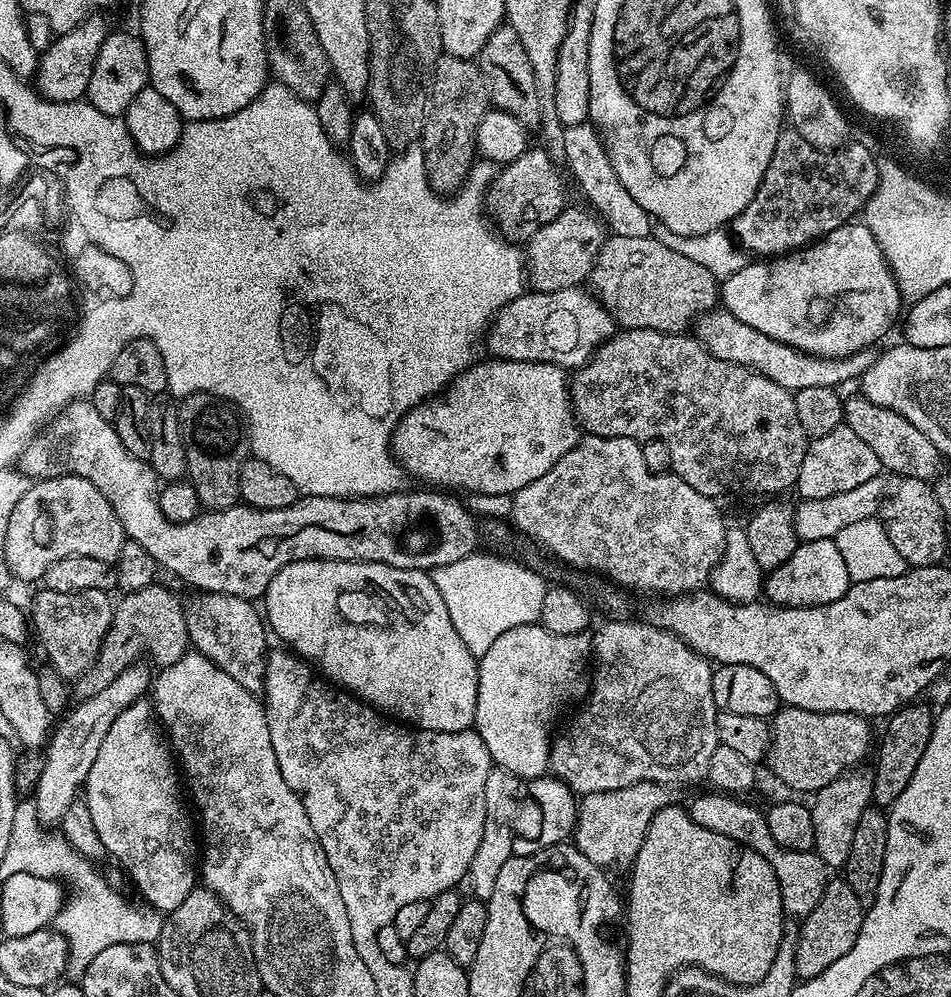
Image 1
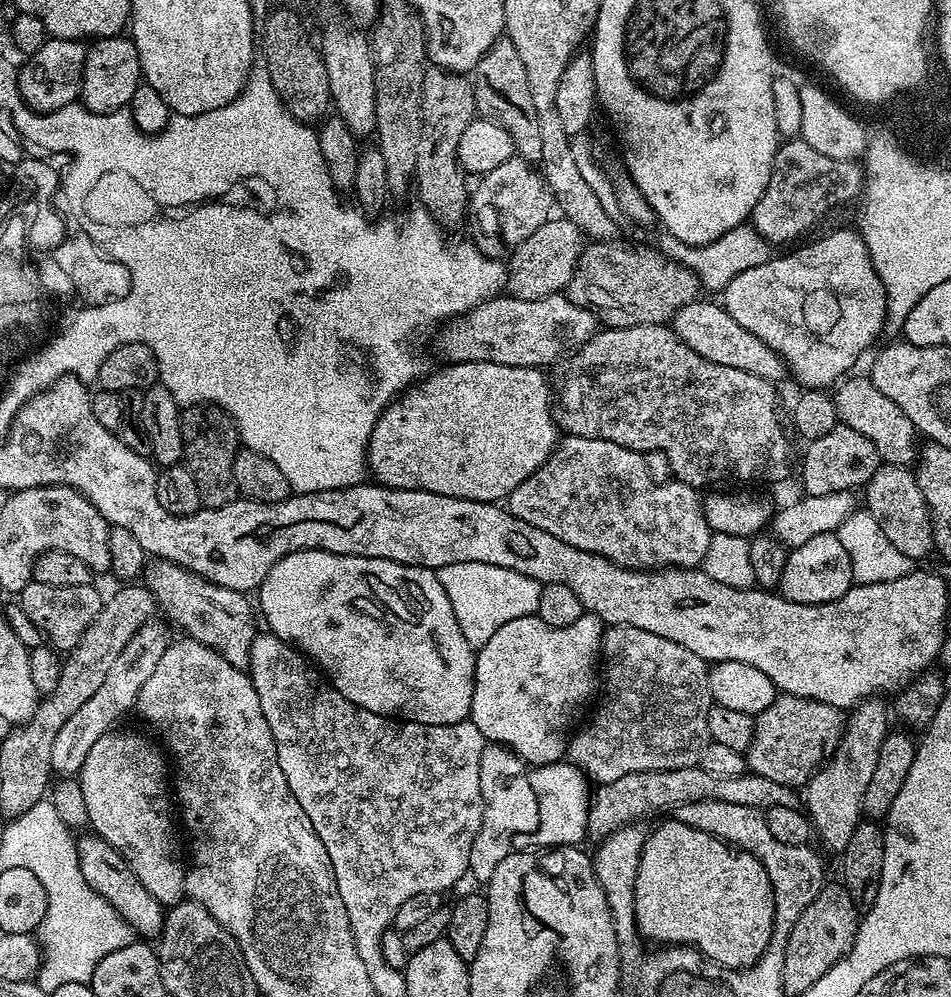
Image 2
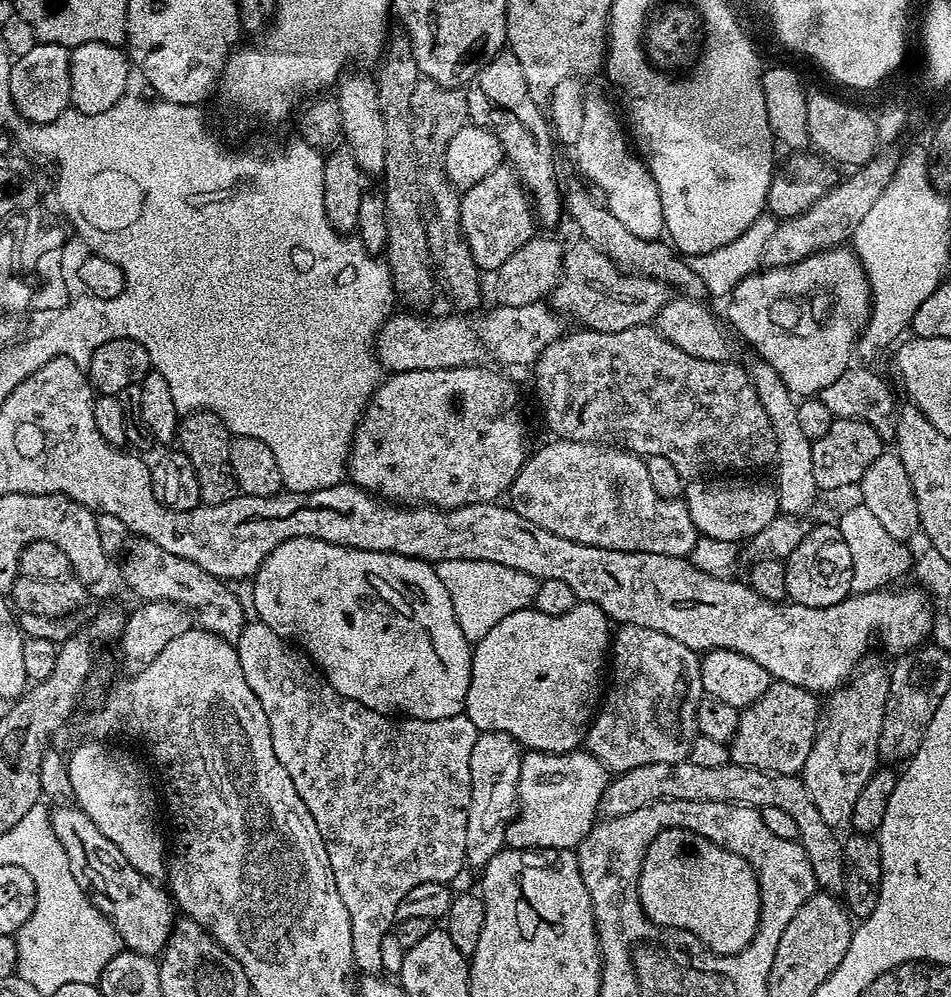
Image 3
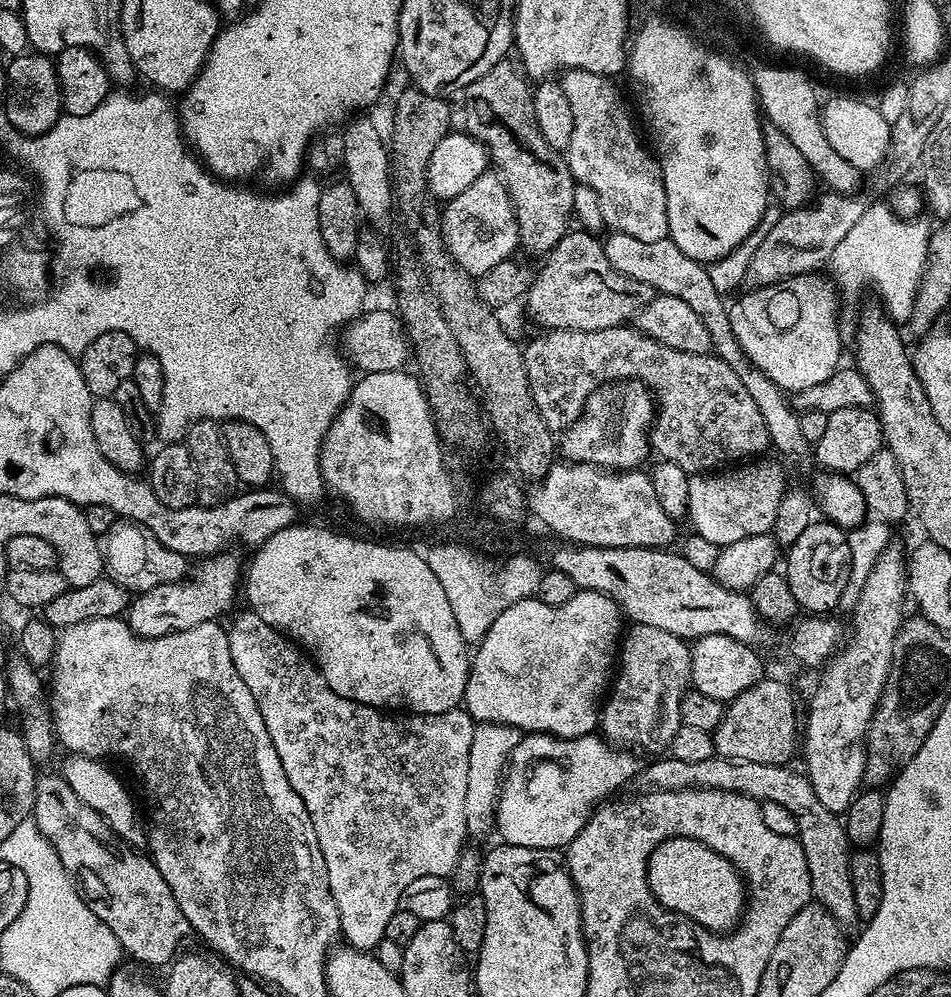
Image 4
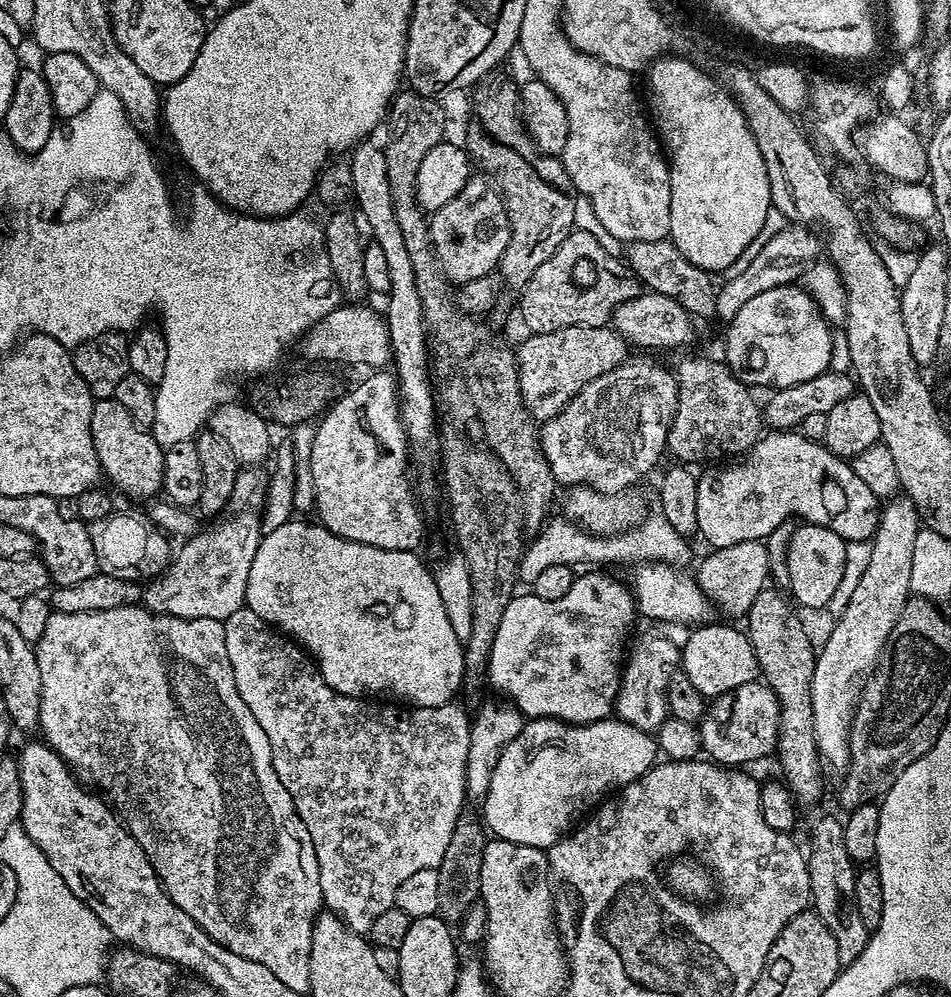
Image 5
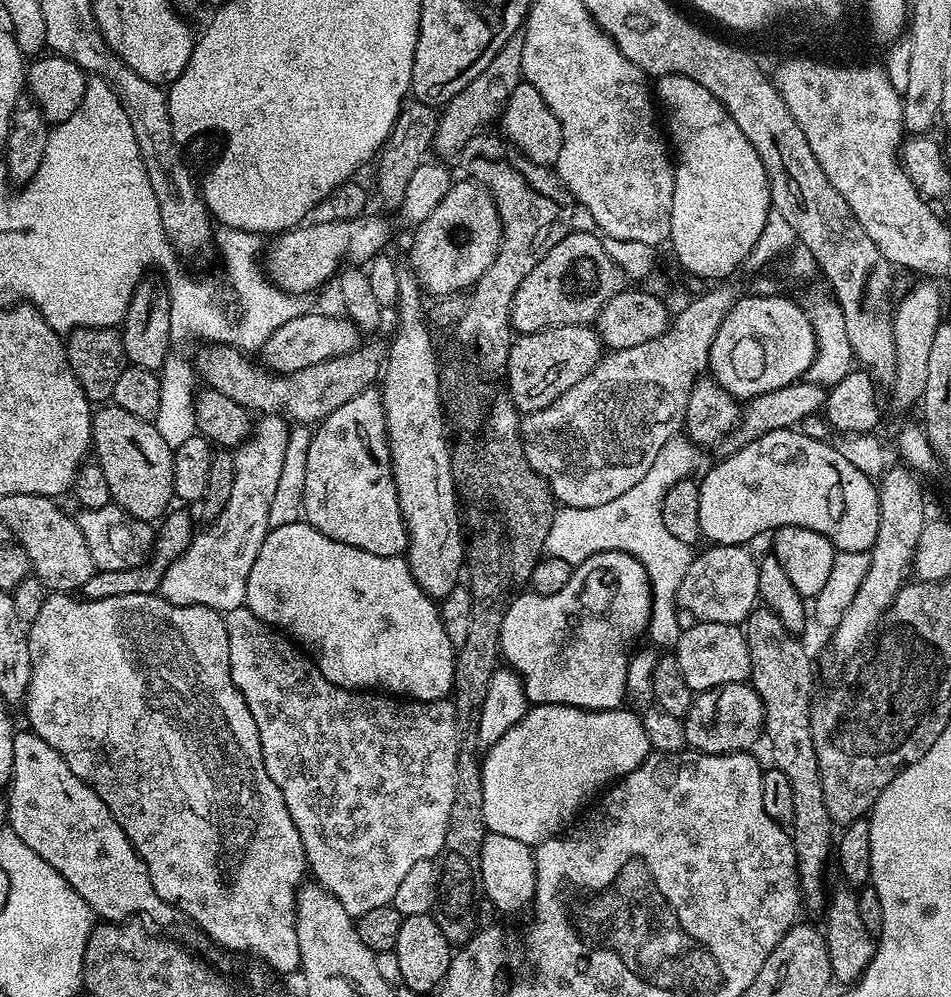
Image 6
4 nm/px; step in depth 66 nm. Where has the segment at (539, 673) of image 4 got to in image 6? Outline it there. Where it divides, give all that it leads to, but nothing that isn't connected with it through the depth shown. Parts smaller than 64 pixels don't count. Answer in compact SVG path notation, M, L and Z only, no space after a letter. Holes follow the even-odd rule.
M599 552L573 567L570 582L558 594L543 596L525 590L517 600L515 597L502 618L500 654L512 671L520 675L529 705L565 704L590 710L621 707L628 690L626 670L632 643L648 631L653 595L652 582L638 558L629 552Z

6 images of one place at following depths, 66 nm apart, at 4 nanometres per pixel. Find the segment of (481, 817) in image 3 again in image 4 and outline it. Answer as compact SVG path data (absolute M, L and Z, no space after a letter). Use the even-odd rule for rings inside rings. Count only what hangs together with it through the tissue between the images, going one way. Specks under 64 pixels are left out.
M476 724L474 738L470 742L470 770L466 773L466 830L469 837L484 836L496 827L496 803L500 797L502 777L508 767L508 759L512 756L514 746L518 746L521 738L518 728L505 724Z

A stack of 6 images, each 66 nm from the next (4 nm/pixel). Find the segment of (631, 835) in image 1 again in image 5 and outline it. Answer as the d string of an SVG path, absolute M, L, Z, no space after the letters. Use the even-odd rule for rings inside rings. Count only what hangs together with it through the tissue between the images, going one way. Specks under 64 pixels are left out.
M820 816L813 822L812 849L807 849L806 859L810 870L811 907L818 914L818 918L826 922L830 934L834 934L841 965L854 962L858 954L866 950L870 929L858 914L858 902L854 902L854 882L858 868L852 863L850 854L846 854L844 826L839 819Z

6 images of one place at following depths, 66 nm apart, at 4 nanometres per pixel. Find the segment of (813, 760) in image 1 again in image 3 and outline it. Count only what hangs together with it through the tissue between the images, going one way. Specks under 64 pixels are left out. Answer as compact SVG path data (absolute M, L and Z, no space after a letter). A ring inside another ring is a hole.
M773 680L772 685L748 708L740 713L738 730L730 745L731 763L741 764L747 768L757 768L763 772L777 772L787 776L800 776L806 766L806 758L810 758L810 750L814 746L816 729L822 719L822 704L818 701L817 693L807 692L802 686L794 686L790 682Z

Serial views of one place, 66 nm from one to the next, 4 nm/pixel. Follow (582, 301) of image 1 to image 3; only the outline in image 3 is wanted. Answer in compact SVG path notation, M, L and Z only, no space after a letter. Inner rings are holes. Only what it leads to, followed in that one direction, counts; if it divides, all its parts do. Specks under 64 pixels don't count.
M544 302L530 306L501 304L492 306L489 312L484 311L440 316L437 320L422 320L418 317L421 315L397 311L389 316L376 332L374 351L381 369L394 373L461 368L467 364L532 366L542 354L542 350L546 350L550 342L554 342L562 335L561 317Z

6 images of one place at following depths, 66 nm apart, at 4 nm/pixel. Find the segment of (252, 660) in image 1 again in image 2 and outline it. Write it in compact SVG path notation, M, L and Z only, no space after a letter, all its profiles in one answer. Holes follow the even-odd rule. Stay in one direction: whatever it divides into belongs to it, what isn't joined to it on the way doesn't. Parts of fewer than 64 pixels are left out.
M153 559L142 573L142 583L152 592L159 611L165 612L184 631L181 633L187 639L202 642L202 646L210 646L222 654L226 662L247 669L250 646L258 634L258 616L253 601L251 604L245 593L203 580L198 574L188 572L169 560Z

